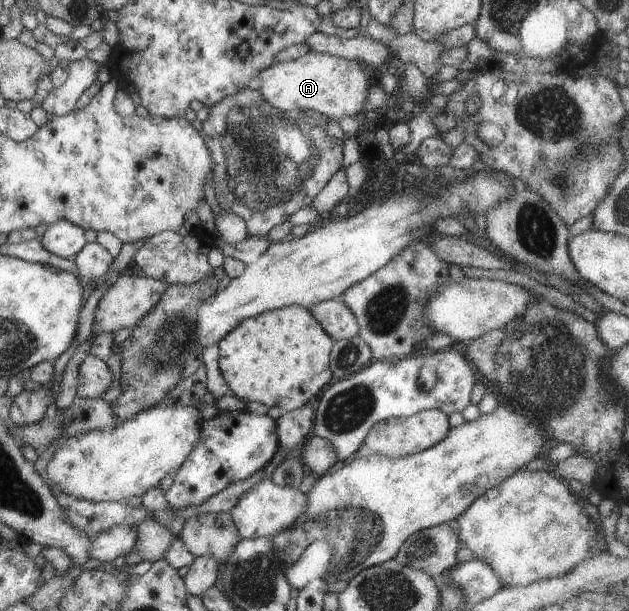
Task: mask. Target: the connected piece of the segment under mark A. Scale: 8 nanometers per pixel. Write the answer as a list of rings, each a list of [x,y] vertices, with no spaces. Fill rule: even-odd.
[[[308,51],[288,62],[275,62],[262,70],[253,83],[261,98],[279,111],[310,111],[322,114],[329,121],[356,116],[362,109],[368,88],[367,75],[361,70],[363,64]]]

